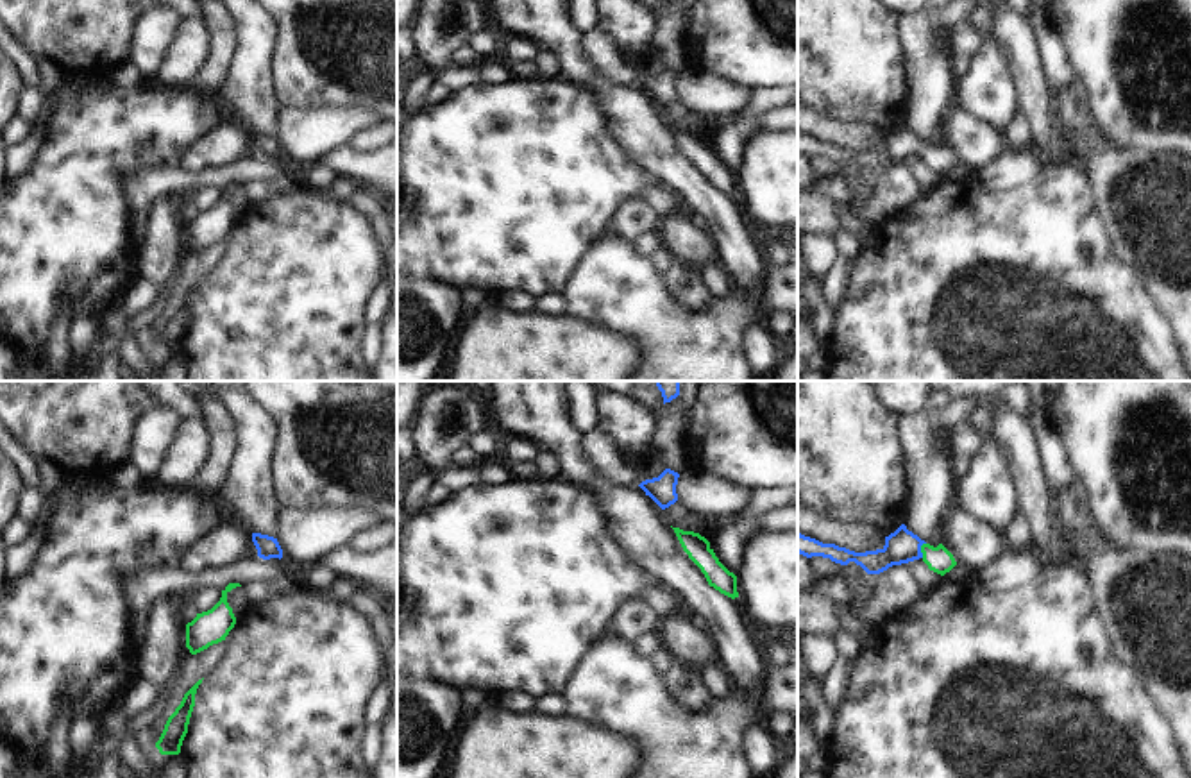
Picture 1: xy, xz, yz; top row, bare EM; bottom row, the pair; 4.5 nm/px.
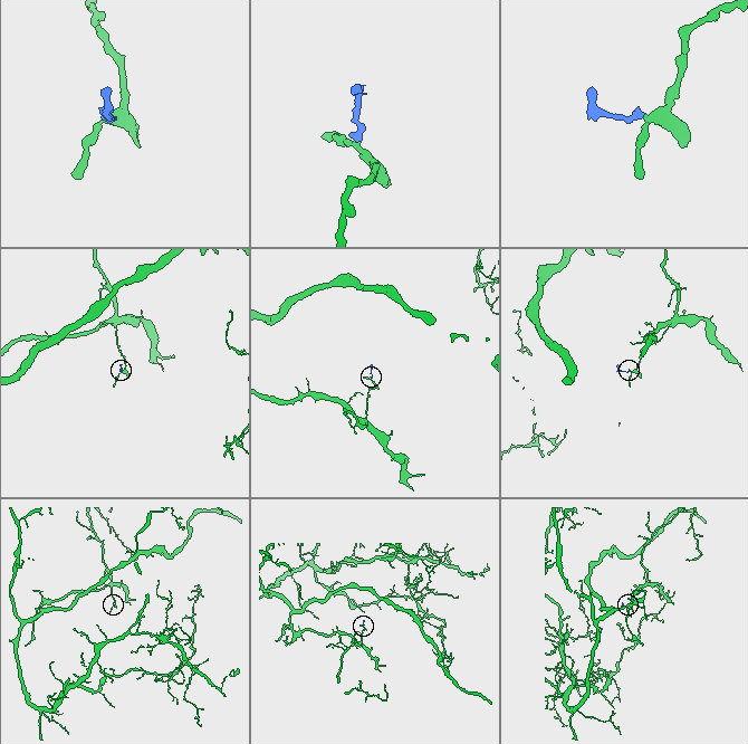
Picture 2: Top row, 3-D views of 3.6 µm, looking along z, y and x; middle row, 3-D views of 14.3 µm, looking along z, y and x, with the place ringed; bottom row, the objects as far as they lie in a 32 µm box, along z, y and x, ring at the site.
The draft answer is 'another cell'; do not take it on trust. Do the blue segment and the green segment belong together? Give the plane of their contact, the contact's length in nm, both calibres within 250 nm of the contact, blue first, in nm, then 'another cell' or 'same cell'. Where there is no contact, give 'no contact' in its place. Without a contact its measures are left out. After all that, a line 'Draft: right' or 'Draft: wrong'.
meets blue in yz; contact 70 nm long; 150 nm thick on the blue side, 120 nm on the other; same cell
Draft: wrong

